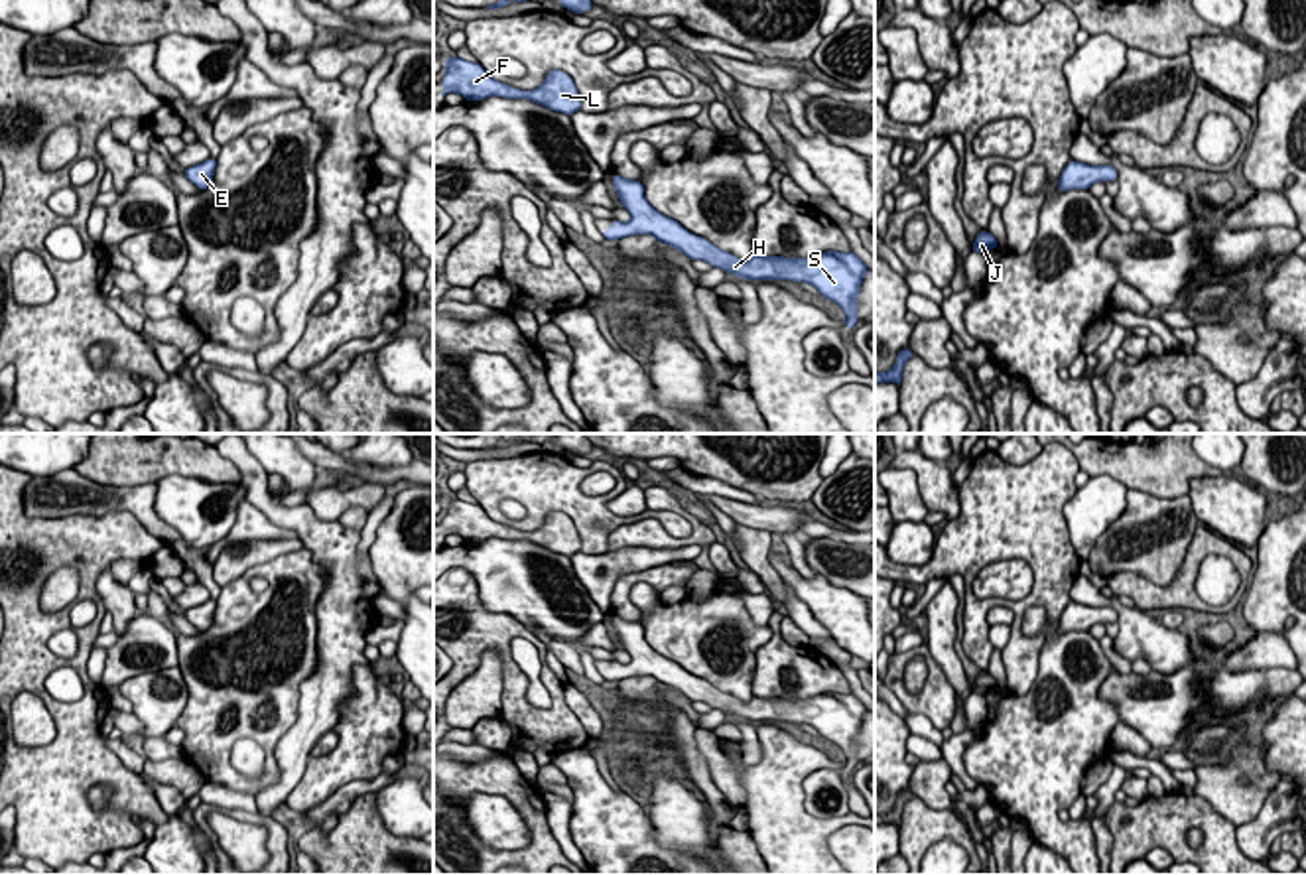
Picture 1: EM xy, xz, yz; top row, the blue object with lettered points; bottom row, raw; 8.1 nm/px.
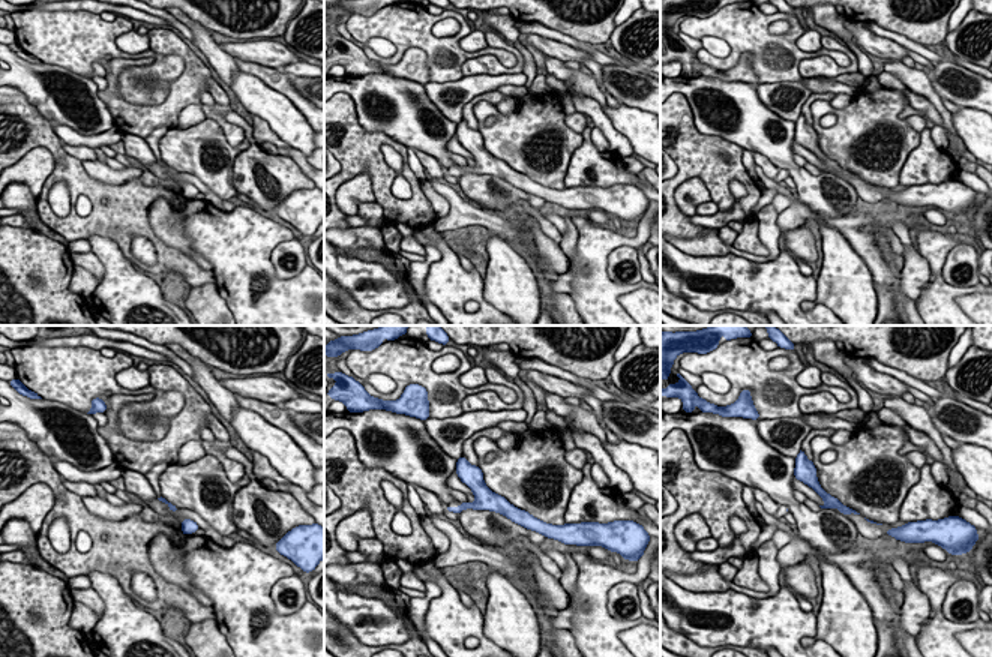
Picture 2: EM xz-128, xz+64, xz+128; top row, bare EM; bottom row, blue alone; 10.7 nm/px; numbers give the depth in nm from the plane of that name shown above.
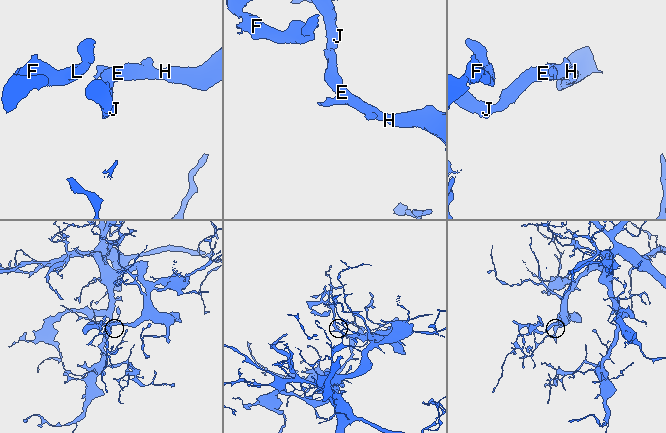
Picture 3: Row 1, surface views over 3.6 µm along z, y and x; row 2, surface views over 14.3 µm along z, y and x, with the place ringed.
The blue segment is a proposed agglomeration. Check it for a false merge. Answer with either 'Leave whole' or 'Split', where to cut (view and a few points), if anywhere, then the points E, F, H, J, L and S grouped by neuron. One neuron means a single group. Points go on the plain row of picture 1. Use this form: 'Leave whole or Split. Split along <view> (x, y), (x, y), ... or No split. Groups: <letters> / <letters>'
Leave whole. No split. Groups: E F H J L S

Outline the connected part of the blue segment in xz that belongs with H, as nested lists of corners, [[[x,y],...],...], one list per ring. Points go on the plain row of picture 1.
[[[611,615],[613,629],[622,648],[632,656],[628,664],[611,662],[603,680],[619,682],[630,676],[652,676],[660,684],[684,694],[689,702],[705,702],[743,721],[792,721],[812,725],[823,739],[835,743],[845,753],[845,769],[853,773],[857,761],[857,735],[861,731],[867,706],[853,694],[827,692],[812,700],[756,698],[737,700],[707,680],[684,670],[678,662],[658,654],[644,639],[642,623],[624,621]]]

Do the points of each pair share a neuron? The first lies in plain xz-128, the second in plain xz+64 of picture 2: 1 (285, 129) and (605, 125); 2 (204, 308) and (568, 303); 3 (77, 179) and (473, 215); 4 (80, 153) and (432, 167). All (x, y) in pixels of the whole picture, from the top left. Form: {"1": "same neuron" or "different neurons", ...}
{"1": "different neurons", "2": "same neuron", "3": "different neurons", "4": "same neuron"}

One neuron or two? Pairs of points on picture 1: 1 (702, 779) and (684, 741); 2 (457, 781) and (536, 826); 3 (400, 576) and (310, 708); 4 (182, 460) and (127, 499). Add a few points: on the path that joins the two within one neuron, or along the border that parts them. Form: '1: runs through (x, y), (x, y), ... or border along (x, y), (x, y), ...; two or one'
1: runs through (698, 769), (688, 751); one
2: runs through (481, 781), (505, 781), (526, 803); one
3: border along (367, 552), (371, 572), (379, 584); two
4: border along (154, 481), (138, 485), (103, 483); two

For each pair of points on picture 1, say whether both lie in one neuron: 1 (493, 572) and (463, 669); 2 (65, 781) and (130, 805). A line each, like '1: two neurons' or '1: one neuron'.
1: two neurons
2: one neuron

